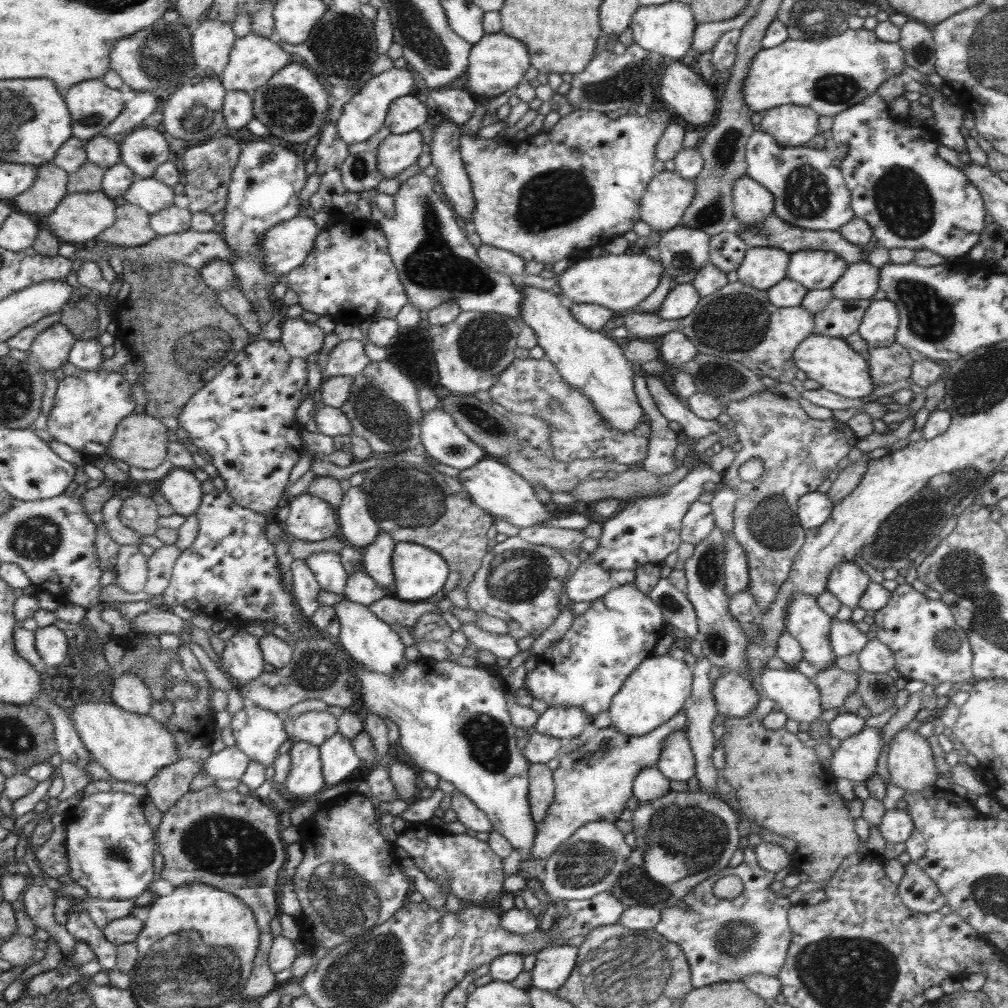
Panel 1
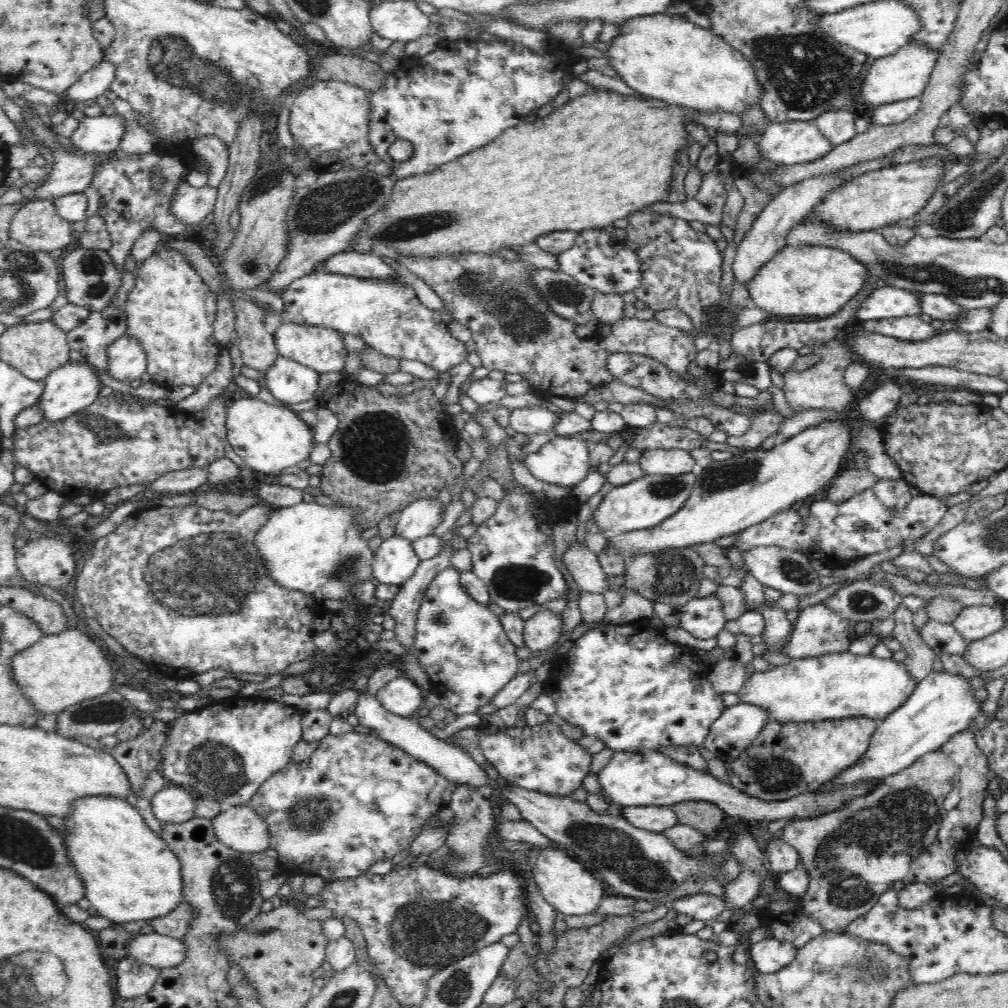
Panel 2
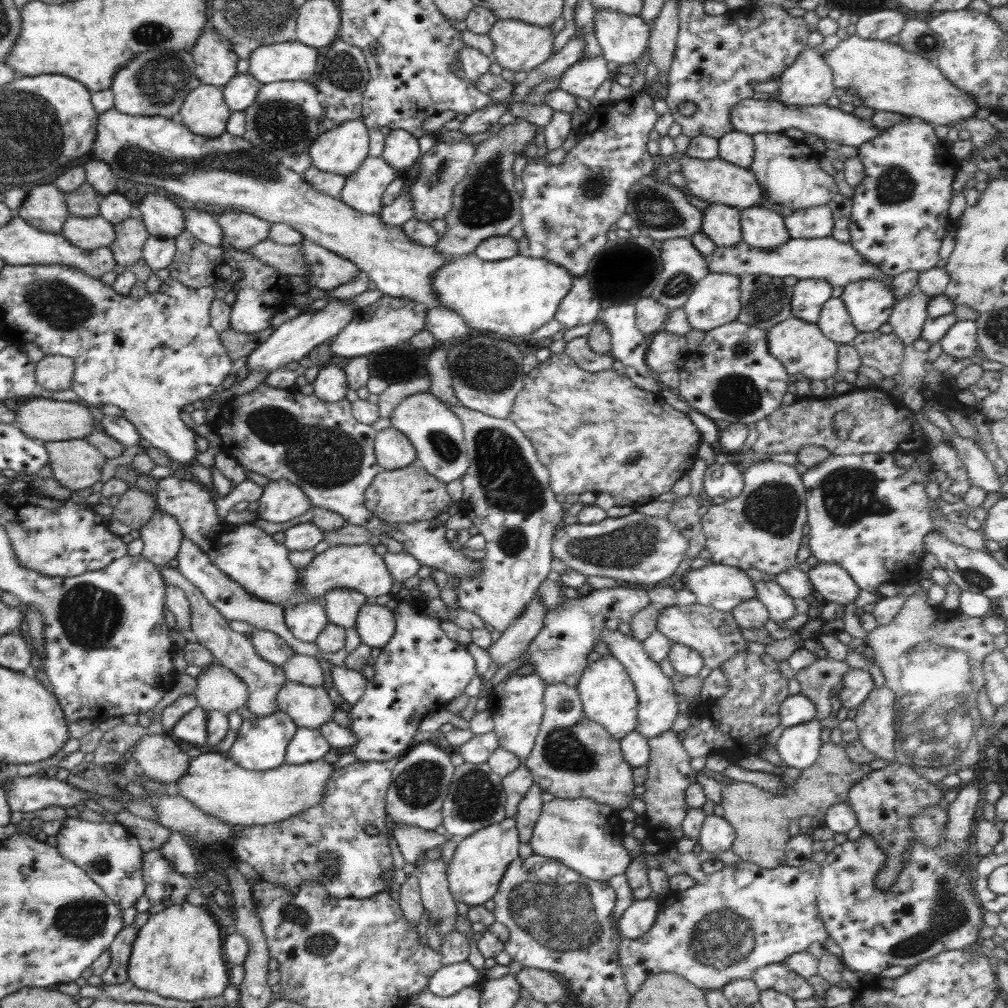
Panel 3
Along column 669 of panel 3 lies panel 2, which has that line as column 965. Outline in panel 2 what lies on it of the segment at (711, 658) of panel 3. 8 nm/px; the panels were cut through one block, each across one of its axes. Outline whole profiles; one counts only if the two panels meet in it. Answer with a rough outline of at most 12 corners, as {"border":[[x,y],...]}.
{"border":[[1005,605],[962,608],[954,628],[967,642],[1005,627]]}

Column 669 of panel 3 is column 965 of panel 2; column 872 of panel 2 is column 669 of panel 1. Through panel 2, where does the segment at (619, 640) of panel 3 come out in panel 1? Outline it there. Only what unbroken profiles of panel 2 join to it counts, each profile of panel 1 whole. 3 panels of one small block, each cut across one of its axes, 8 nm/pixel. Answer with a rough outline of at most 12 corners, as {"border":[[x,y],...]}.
{"border":[[672,732],[658,758],[658,771],[686,782],[696,760],[687,734]]}

